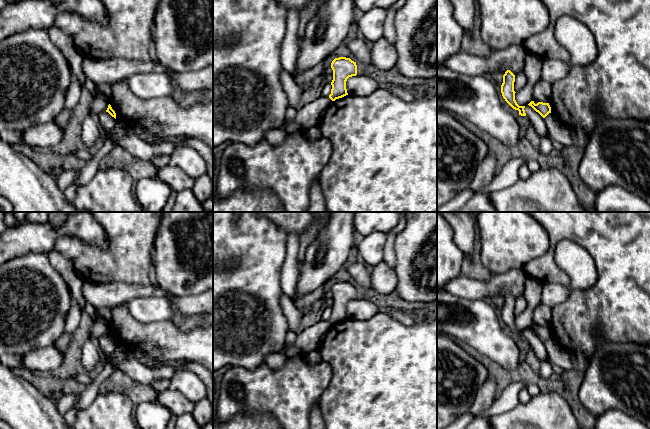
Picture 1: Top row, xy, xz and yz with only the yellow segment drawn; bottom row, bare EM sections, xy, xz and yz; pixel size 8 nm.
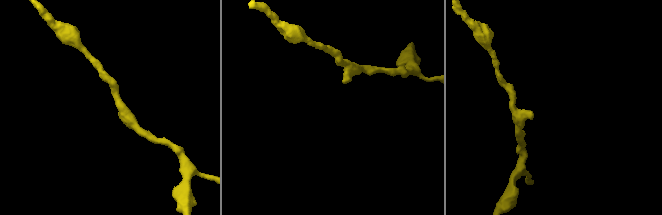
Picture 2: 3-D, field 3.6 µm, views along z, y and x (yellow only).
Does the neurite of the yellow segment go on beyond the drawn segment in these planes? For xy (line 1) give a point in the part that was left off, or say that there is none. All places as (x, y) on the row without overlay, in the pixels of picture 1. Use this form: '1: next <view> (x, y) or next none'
1: next none

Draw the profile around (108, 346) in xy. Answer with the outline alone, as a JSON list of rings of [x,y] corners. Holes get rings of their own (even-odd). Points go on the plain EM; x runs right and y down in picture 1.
[[[105,335],[99,338],[99,345],[106,357],[106,361],[112,362],[112,354],[114,353],[117,344]]]

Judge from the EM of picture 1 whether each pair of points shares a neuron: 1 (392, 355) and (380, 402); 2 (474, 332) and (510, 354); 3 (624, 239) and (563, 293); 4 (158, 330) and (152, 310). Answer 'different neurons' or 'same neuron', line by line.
1: same neuron
2: same neuron
3: different neurons
4: different neurons

